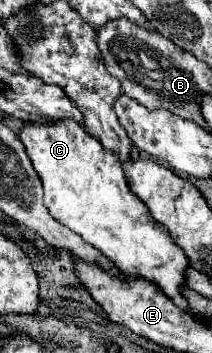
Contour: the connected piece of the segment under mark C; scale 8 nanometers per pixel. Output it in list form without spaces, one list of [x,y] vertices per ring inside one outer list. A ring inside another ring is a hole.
[[[75,121],[27,125],[19,137],[41,177],[45,191],[43,199],[51,215],[109,257],[127,277],[147,279],[161,287],[179,309],[191,309],[189,301],[181,293],[189,261],[185,259],[183,249],[173,243],[169,231],[161,223],[157,225],[157,221],[153,221],[145,203],[137,201],[139,197],[133,197],[117,157],[105,153],[101,143],[87,135],[87,131]]]

